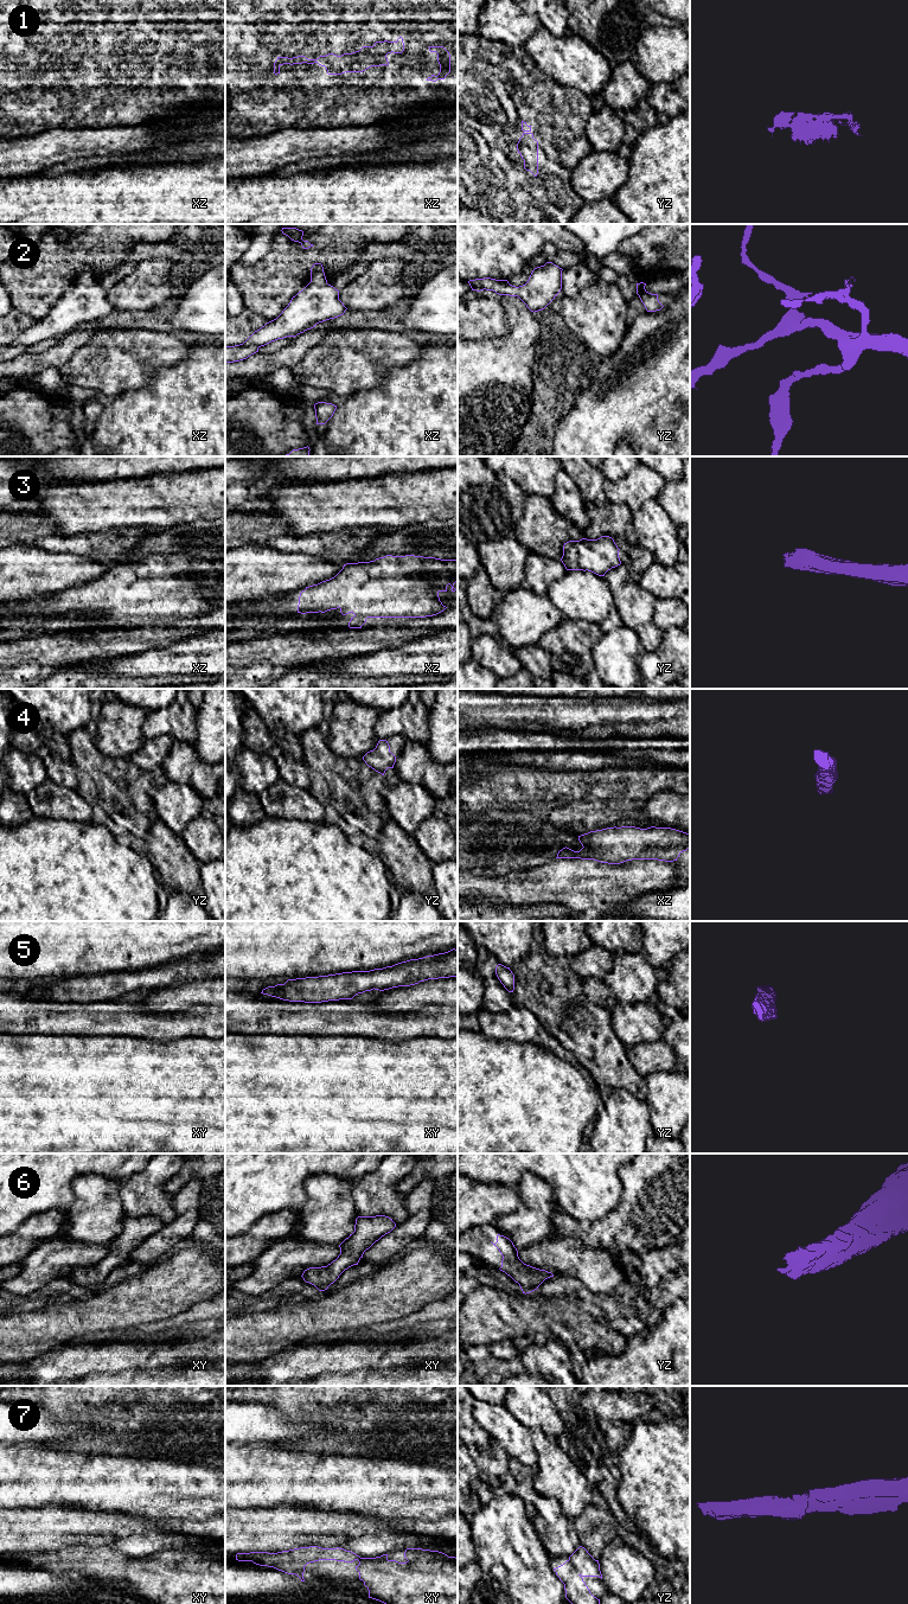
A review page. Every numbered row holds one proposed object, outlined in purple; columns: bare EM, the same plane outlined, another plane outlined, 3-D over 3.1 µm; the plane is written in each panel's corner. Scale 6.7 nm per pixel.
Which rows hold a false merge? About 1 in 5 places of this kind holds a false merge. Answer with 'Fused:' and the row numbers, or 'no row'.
Fused: no row

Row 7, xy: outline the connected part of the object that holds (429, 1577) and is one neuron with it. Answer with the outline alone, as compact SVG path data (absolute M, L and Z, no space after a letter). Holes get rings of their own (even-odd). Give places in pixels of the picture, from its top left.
M318 1546L300 1547L277 1553L250 1552L237 1553L236 1560L252 1561L260 1566L274 1567L288 1574L303 1579L305 1566L319 1560L337 1560L352 1563L359 1561L356 1570L359 1579L369 1590L369 1598L384 1604L458 1604L458 1558L448 1557L439 1551L407 1548L404 1552L407 1563L389 1560L388 1554L376 1558L360 1558L351 1551L344 1548L321 1548Z

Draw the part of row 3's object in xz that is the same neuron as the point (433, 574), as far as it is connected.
M386 555L370 562L346 563L334 577L306 587L299 596L298 613L325 613L339 607L343 615L354 614L349 622L350 628L362 628L367 618L433 616L447 608L440 601L439 593L447 592L448 584L452 586L452 592L455 592L456 589L453 587L455 582L458 582L458 560L441 560L415 555Z

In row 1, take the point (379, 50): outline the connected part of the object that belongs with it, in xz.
M403 38L396 41L376 41L373 46L363 46L359 51L337 56L328 53L316 59L308 59L305 56L293 58L277 57L274 63L274 74L280 74L280 66L283 64L314 64L325 66L328 75L341 75L345 72L363 72L371 66L389 65L388 53L402 53L404 51Z

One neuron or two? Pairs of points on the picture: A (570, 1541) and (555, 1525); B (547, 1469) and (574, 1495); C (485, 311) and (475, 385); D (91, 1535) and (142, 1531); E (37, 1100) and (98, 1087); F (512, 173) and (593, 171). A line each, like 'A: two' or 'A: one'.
A: one
B: one
C: two
D: one
E: one
F: two

